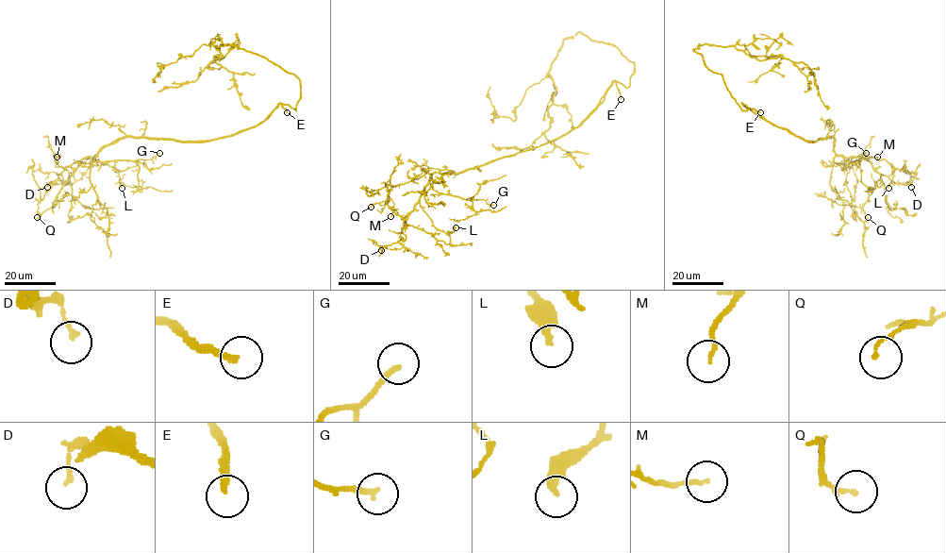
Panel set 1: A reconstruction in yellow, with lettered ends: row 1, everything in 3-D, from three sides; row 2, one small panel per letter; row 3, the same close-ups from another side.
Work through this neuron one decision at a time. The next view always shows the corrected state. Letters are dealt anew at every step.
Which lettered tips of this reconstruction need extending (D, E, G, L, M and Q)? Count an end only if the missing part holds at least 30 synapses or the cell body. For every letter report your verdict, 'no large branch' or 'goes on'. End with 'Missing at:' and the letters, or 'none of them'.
D: no large branch
E: goes on
G: no large branch
L: no large branch
M: no large branch
Q: no large branch
Missing at: E

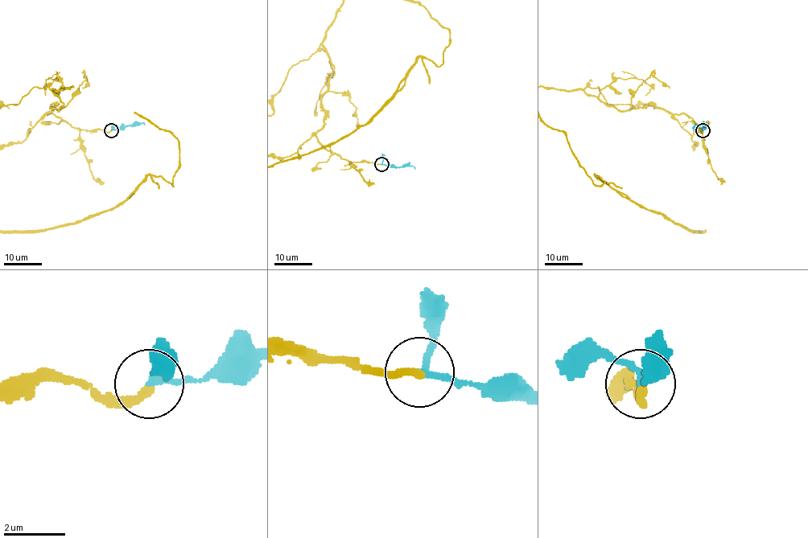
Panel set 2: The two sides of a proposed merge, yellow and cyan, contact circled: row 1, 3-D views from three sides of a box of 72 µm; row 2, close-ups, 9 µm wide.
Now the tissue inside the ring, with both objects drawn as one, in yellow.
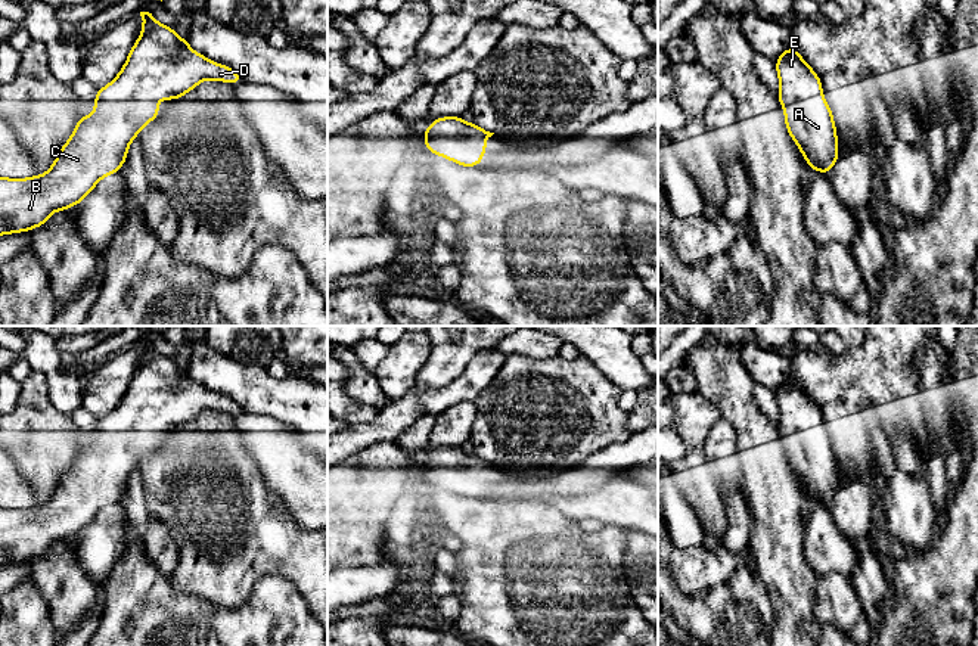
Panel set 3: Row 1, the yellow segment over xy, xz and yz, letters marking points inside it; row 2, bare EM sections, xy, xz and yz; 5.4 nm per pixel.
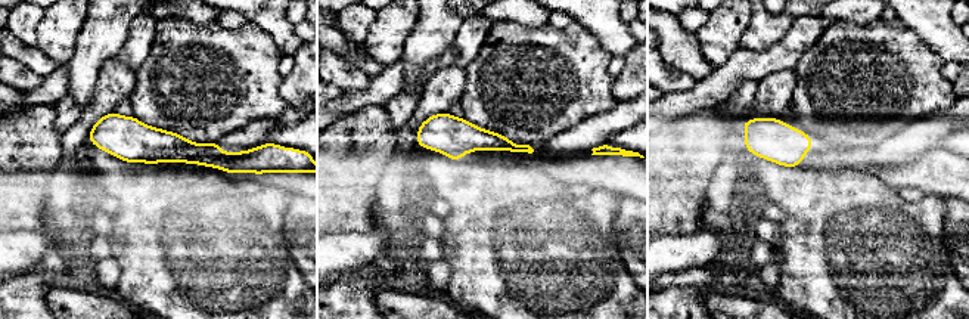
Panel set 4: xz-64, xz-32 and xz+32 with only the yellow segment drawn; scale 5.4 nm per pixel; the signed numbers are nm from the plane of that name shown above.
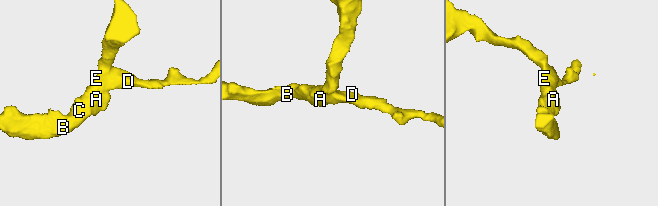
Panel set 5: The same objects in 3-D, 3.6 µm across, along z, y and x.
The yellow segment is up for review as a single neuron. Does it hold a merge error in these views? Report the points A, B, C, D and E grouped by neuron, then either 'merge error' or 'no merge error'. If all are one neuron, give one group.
A B C D E | no merge error

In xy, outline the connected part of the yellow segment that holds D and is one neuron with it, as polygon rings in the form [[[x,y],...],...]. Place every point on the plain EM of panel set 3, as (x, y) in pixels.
[[[140,342],[143,360],[119,404],[96,423],[94,441],[77,451],[75,460],[60,478],[55,493],[43,506],[28,509],[0,507],[0,566],[30,562],[43,556],[55,541],[78,535],[106,506],[118,503],[127,491],[130,473],[140,460],[159,445],[158,431],[181,429],[199,413],[224,411],[239,414],[242,407],[230,397],[209,391],[181,370],[177,363],[158,352],[152,344]]]

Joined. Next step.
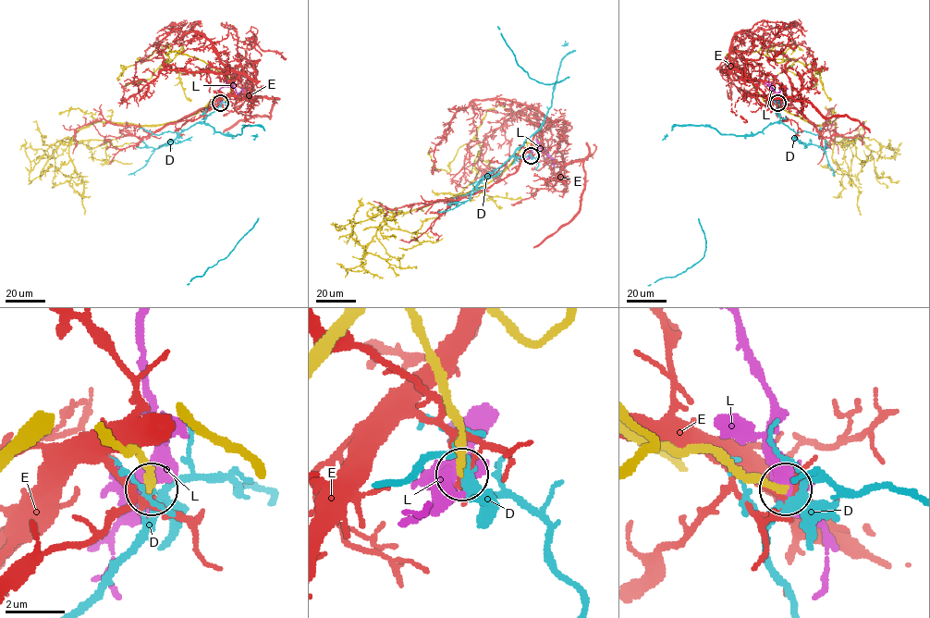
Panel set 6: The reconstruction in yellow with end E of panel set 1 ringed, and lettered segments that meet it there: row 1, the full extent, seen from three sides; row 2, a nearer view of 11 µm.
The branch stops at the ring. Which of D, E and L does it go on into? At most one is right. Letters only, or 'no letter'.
no letter

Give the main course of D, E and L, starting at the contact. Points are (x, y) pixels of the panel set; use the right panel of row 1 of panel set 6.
D: (778, 103), (779, 119), (752, 135), (701, 125), (676, 125), (666, 133), (705, 249), (691, 267), (647, 285)
E: (777, 103), (746, 97), (735, 65), (753, 81), (783, 71), (798, 92), (783, 98), (870, 132)
L: (777, 103), (777, 94), (770, 85), (776, 92), (781, 88), (786, 92)

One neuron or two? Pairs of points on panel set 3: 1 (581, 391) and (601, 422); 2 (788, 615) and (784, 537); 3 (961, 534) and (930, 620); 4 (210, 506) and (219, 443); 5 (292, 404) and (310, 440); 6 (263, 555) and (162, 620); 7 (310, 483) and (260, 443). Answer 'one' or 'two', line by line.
1: one
2: one
3: one
4: one
5: one
6: two
7: one

